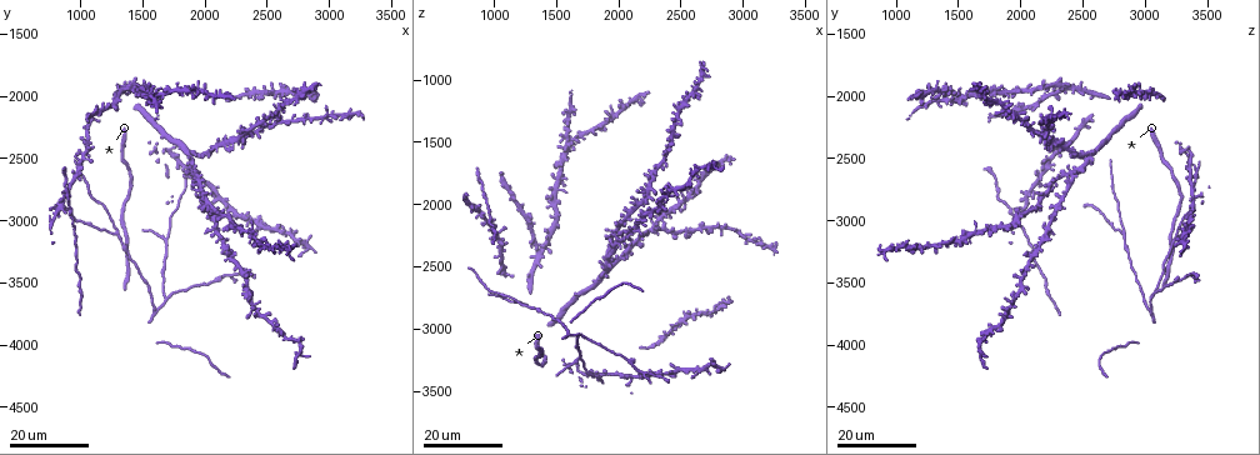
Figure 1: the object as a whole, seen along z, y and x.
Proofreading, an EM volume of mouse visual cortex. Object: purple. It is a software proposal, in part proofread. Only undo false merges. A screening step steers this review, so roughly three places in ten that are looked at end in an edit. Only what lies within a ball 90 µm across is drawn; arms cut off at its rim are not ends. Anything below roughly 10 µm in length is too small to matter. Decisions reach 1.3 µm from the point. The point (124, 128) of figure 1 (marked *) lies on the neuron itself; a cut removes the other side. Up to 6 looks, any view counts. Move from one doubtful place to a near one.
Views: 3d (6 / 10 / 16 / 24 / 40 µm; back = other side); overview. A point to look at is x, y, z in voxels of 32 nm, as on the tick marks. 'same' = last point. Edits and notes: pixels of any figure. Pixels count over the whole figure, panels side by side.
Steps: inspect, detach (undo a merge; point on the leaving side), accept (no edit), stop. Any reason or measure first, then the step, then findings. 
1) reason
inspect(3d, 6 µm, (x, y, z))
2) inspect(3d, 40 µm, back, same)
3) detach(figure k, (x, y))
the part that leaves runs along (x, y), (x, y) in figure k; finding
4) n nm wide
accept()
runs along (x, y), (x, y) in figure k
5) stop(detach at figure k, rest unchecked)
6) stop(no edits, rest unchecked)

three arms meet
inspect(3d, 24 µm, (1700, 3160, 3240))

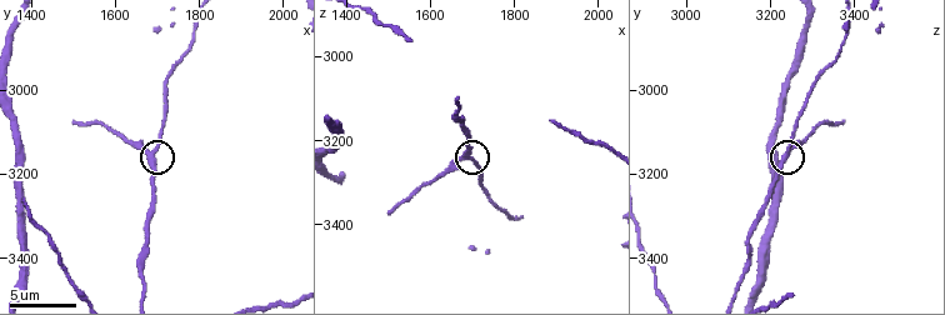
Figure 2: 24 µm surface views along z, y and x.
inspect(3d, 10 µm, (1685, 3160, 3235))

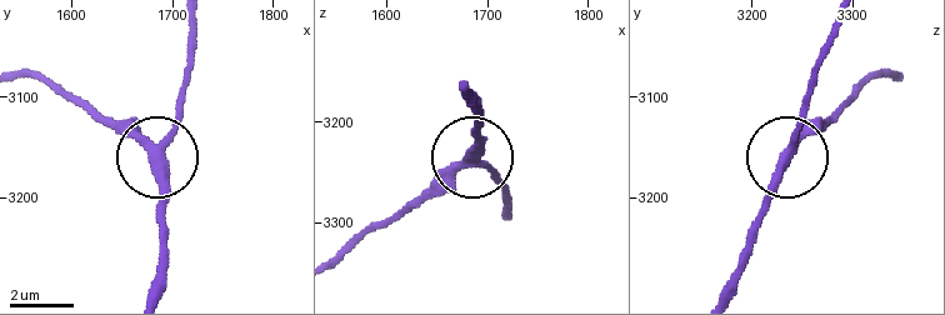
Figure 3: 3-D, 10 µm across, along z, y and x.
accept()
one neuron here

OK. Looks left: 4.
a fork
inspect(3d, 16 µm, (1700, 3640, 3040))

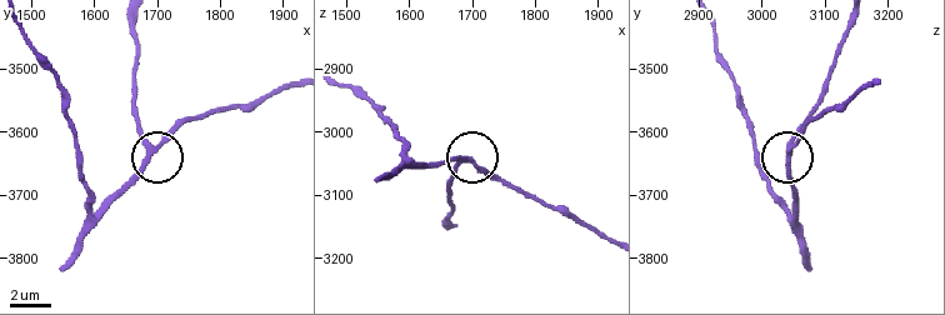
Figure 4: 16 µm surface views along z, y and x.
inspect(3d, 6 µm, (1695, 3625, 3045))

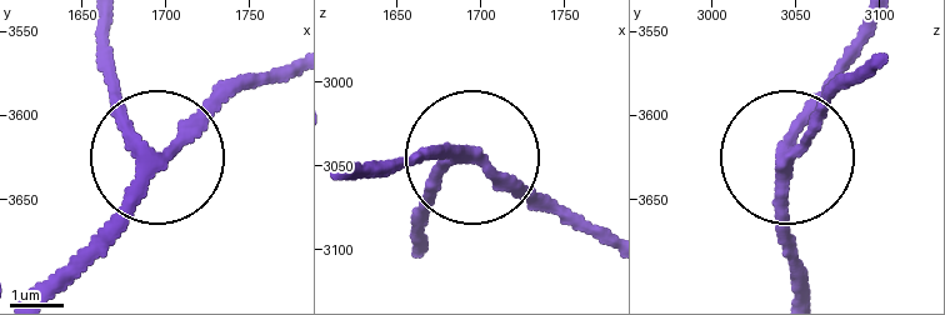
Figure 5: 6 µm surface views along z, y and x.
inspect(3d, 6 µm, back, (1698, 3624, 3044))

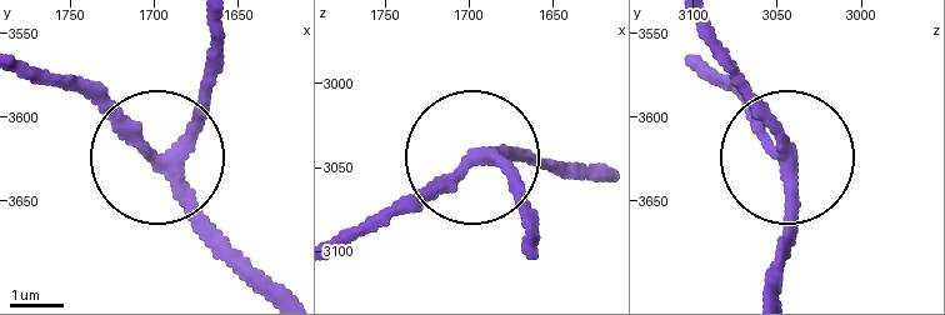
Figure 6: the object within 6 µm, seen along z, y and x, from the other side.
240 nm wide
accept()
runs along (533, 253), (515, 194), (479, 158), (389, 216) in figure 6; all the same neuron

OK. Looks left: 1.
stop(no edits, rest unchecked)

